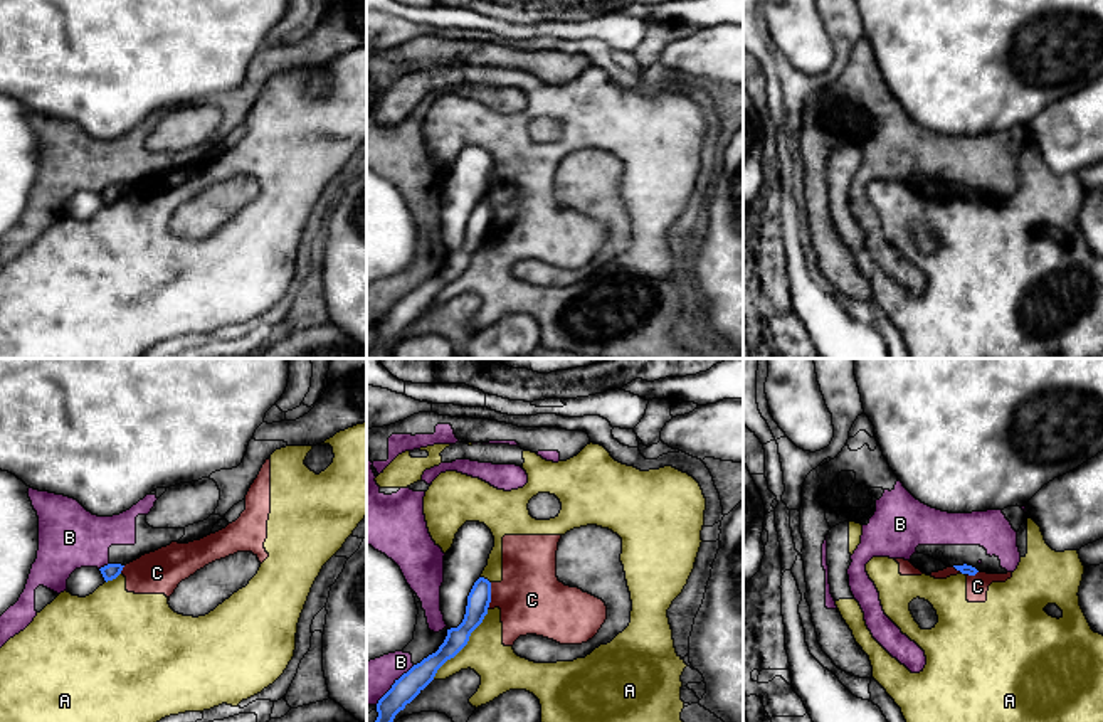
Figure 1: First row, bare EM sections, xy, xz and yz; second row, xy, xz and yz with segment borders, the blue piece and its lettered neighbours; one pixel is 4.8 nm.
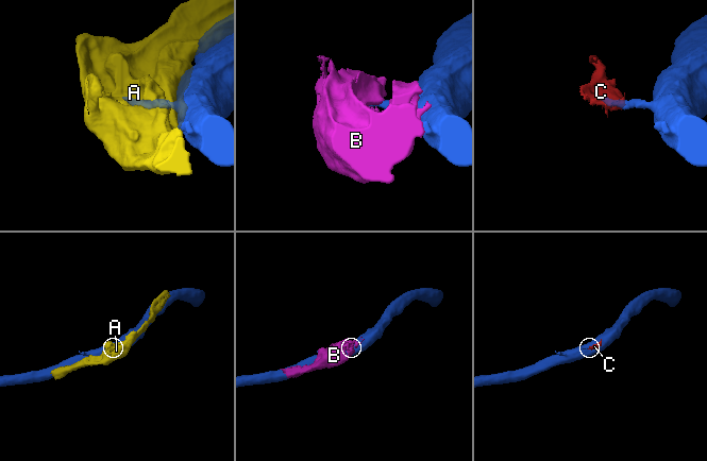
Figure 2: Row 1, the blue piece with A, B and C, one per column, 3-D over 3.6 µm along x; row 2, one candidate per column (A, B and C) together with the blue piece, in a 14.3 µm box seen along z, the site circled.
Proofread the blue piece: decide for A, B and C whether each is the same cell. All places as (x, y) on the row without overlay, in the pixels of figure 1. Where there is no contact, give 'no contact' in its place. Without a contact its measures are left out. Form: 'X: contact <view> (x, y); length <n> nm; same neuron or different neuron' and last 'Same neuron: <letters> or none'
A: contact xz (464, 268); length 420 nm; different neuron
B: contact xz (394, 307); length 260 nm; different neuron
C: contact xz (490, 219); length 130 nm; different neuron
Same neuron: none

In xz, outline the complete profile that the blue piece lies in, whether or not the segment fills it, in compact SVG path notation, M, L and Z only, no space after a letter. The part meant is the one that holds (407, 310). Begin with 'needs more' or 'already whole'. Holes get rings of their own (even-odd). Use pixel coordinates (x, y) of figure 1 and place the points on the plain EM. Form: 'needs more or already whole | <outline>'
already whole | M479 200L469 219L462 246L447 252L439 273L404 296L392 311L378 323L378 340L367 358L393 358L390 347L435 300L437 293L454 281L469 264L471 256L483 246L491 226L491 205Z

